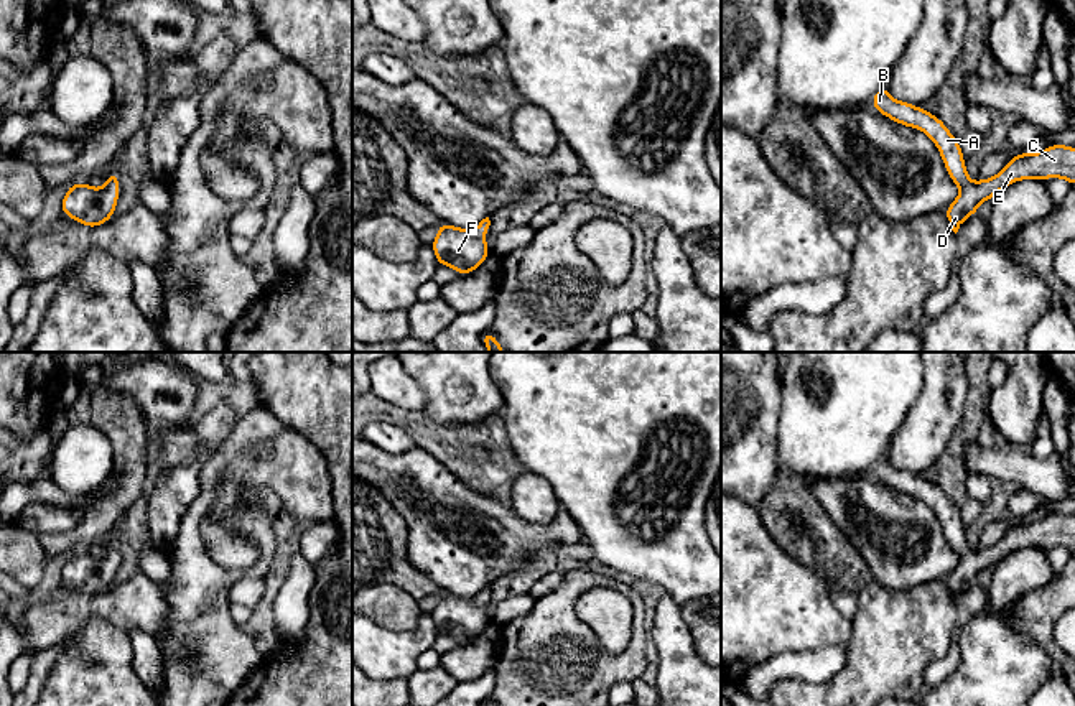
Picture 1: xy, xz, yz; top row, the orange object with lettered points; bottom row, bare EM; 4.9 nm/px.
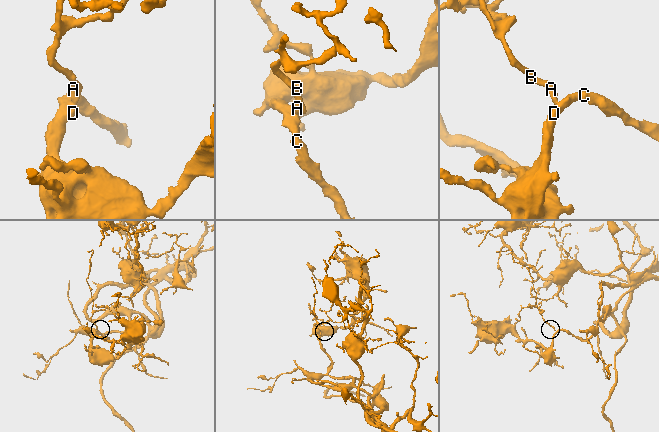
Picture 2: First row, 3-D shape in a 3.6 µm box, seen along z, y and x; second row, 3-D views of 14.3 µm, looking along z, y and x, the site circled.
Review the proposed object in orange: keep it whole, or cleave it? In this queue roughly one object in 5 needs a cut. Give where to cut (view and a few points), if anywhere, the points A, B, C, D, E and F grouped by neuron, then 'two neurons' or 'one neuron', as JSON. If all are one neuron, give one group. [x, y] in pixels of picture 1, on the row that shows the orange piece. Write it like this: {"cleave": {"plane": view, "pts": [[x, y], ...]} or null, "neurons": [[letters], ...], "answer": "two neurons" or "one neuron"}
{"cleave": null, "neurons": [["A", "B", "C", "D", "E", "F"]], "answer": "one neuron"}

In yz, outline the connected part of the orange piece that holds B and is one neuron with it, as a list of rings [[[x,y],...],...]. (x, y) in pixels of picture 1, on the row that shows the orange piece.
[[[886,86],[874,94],[871,104],[891,120],[922,130],[937,145],[952,181],[961,189],[958,197],[945,209],[955,234],[966,217],[976,214],[984,199],[994,199],[1003,188],[1019,179],[1062,178],[1075,186],[1075,148],[1067,145],[1050,145],[1034,155],[1021,151],[996,176],[971,183],[960,142],[938,117],[917,105],[892,99]]]

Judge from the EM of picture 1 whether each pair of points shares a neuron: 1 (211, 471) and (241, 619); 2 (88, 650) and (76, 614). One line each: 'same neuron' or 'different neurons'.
1: different neurons
2: different neurons

